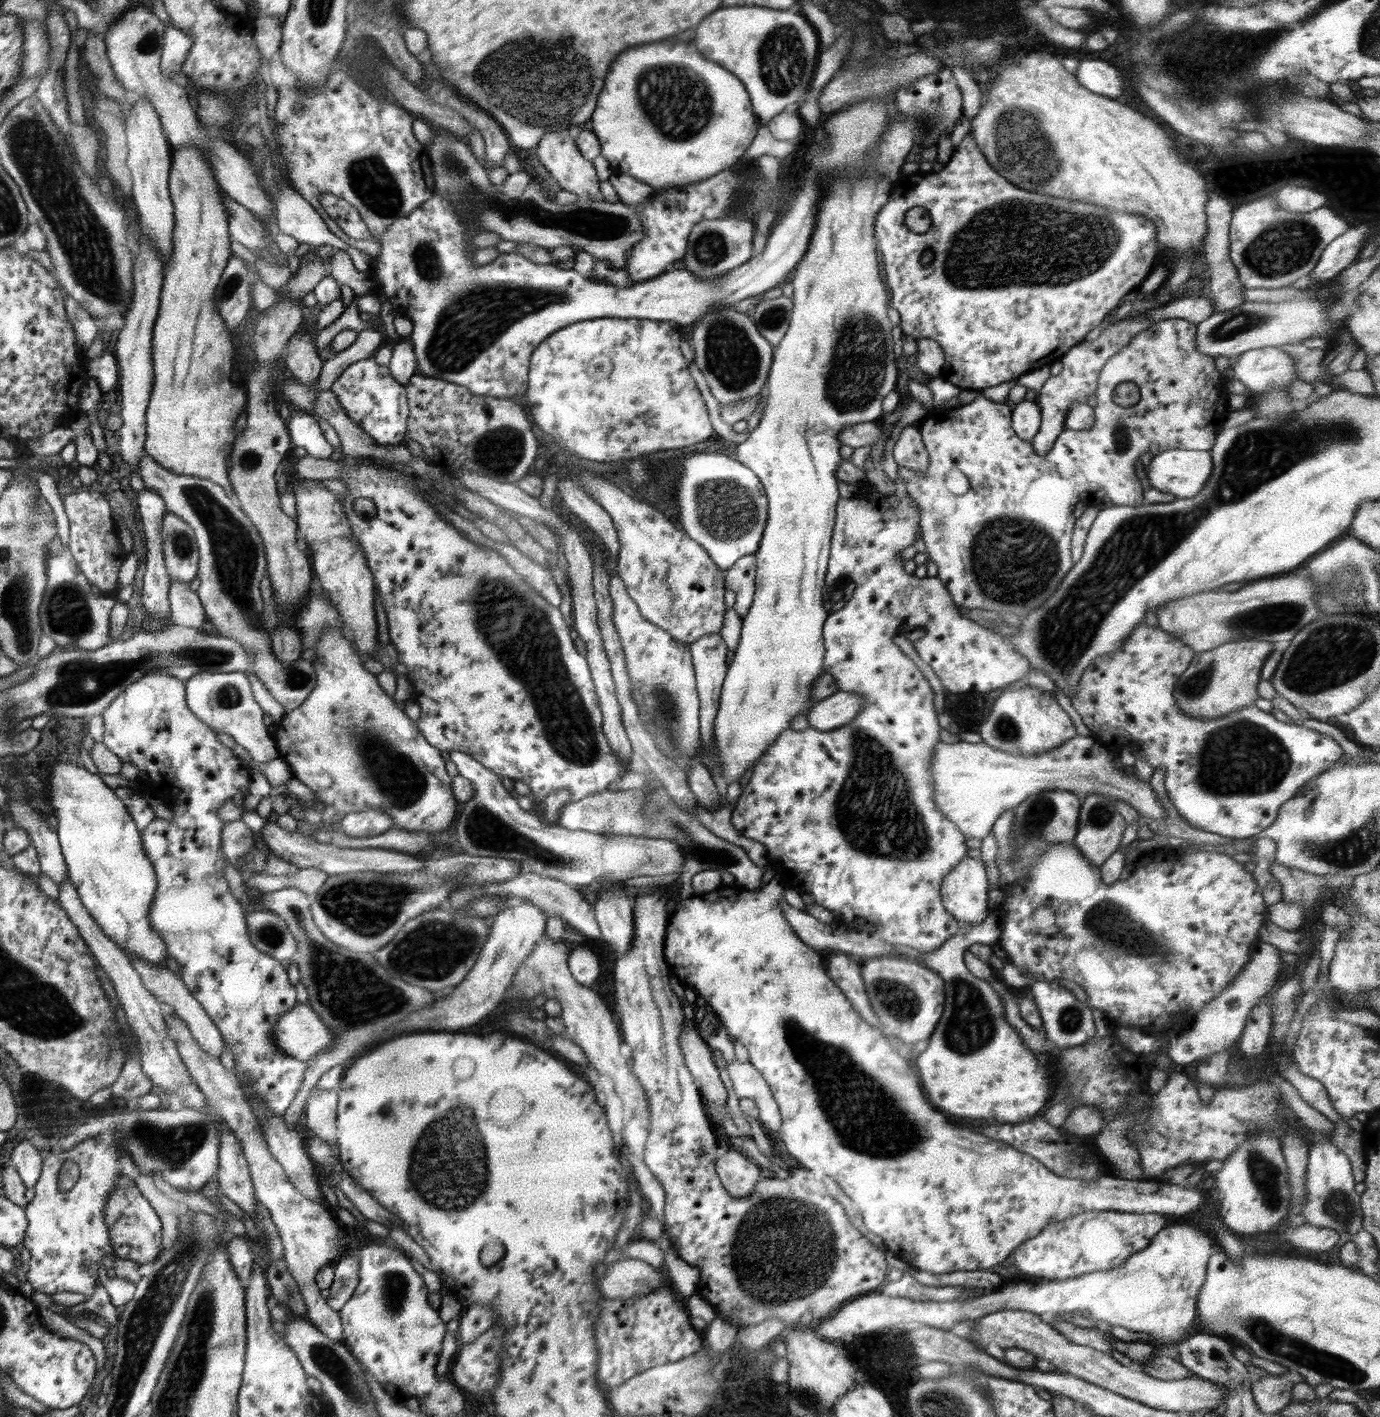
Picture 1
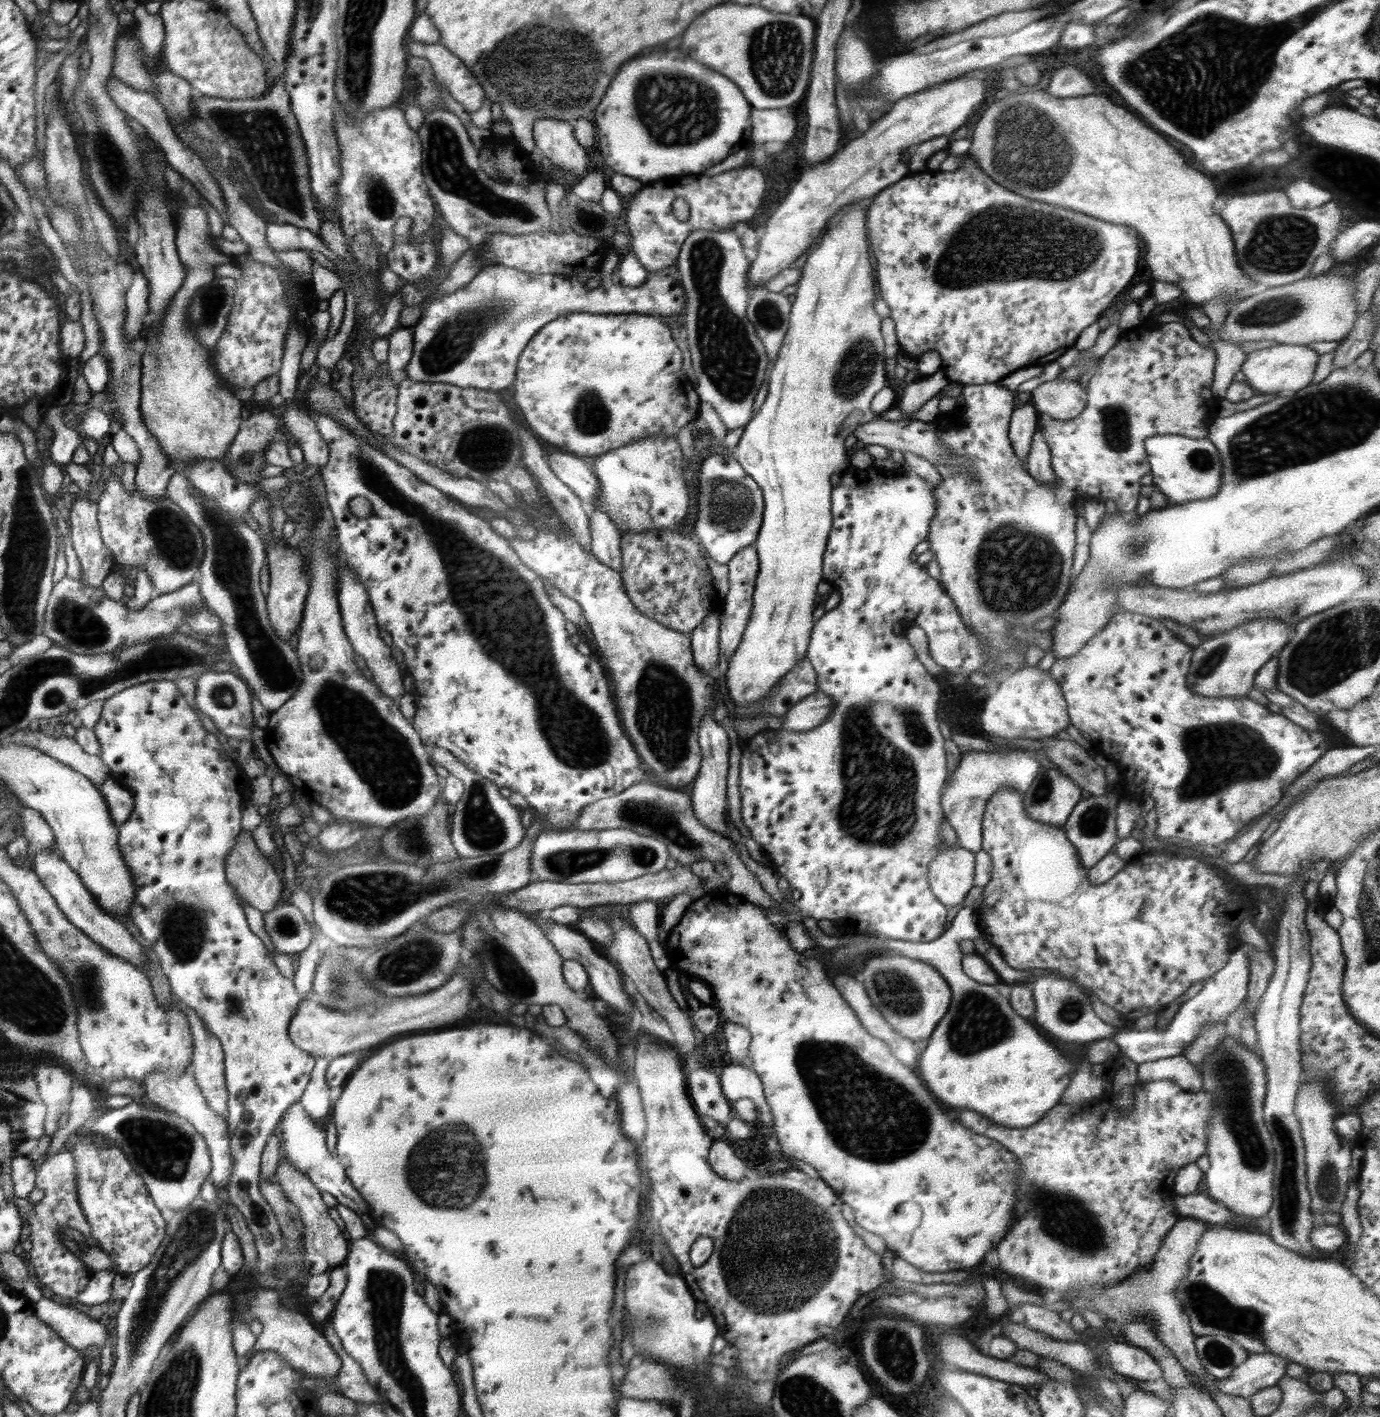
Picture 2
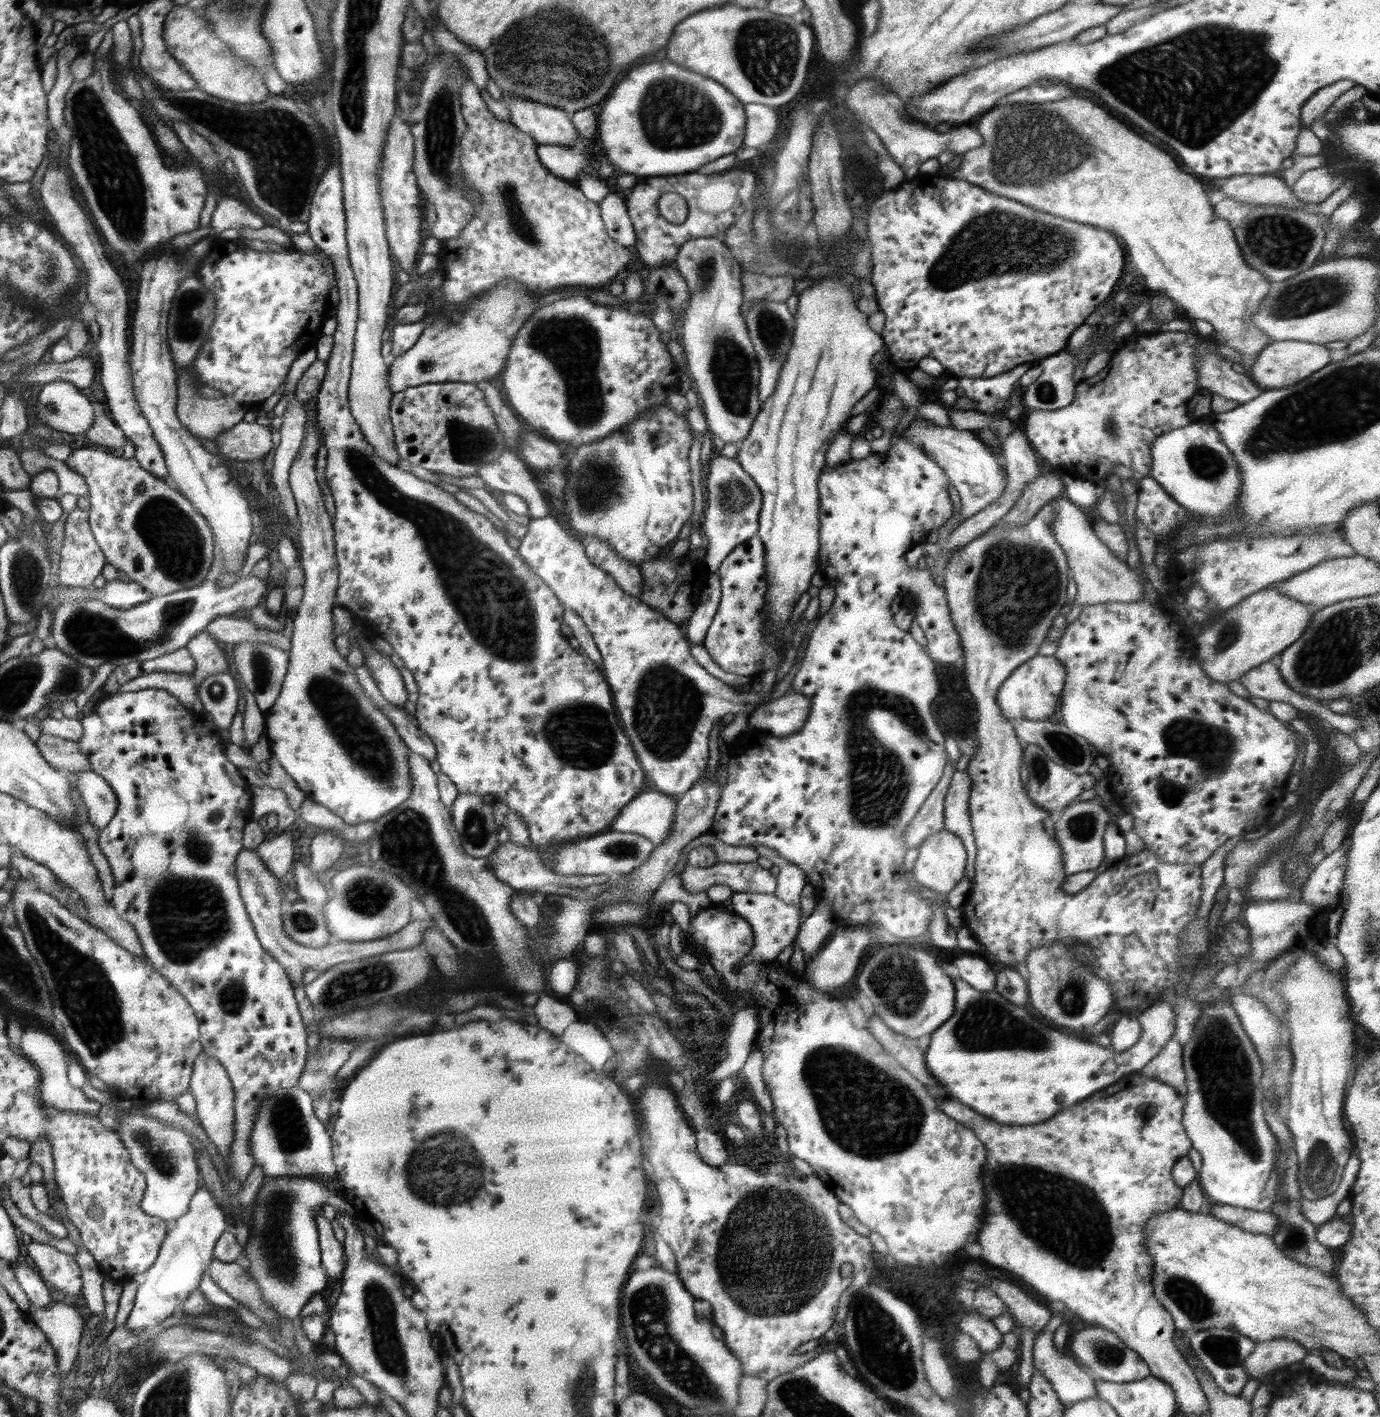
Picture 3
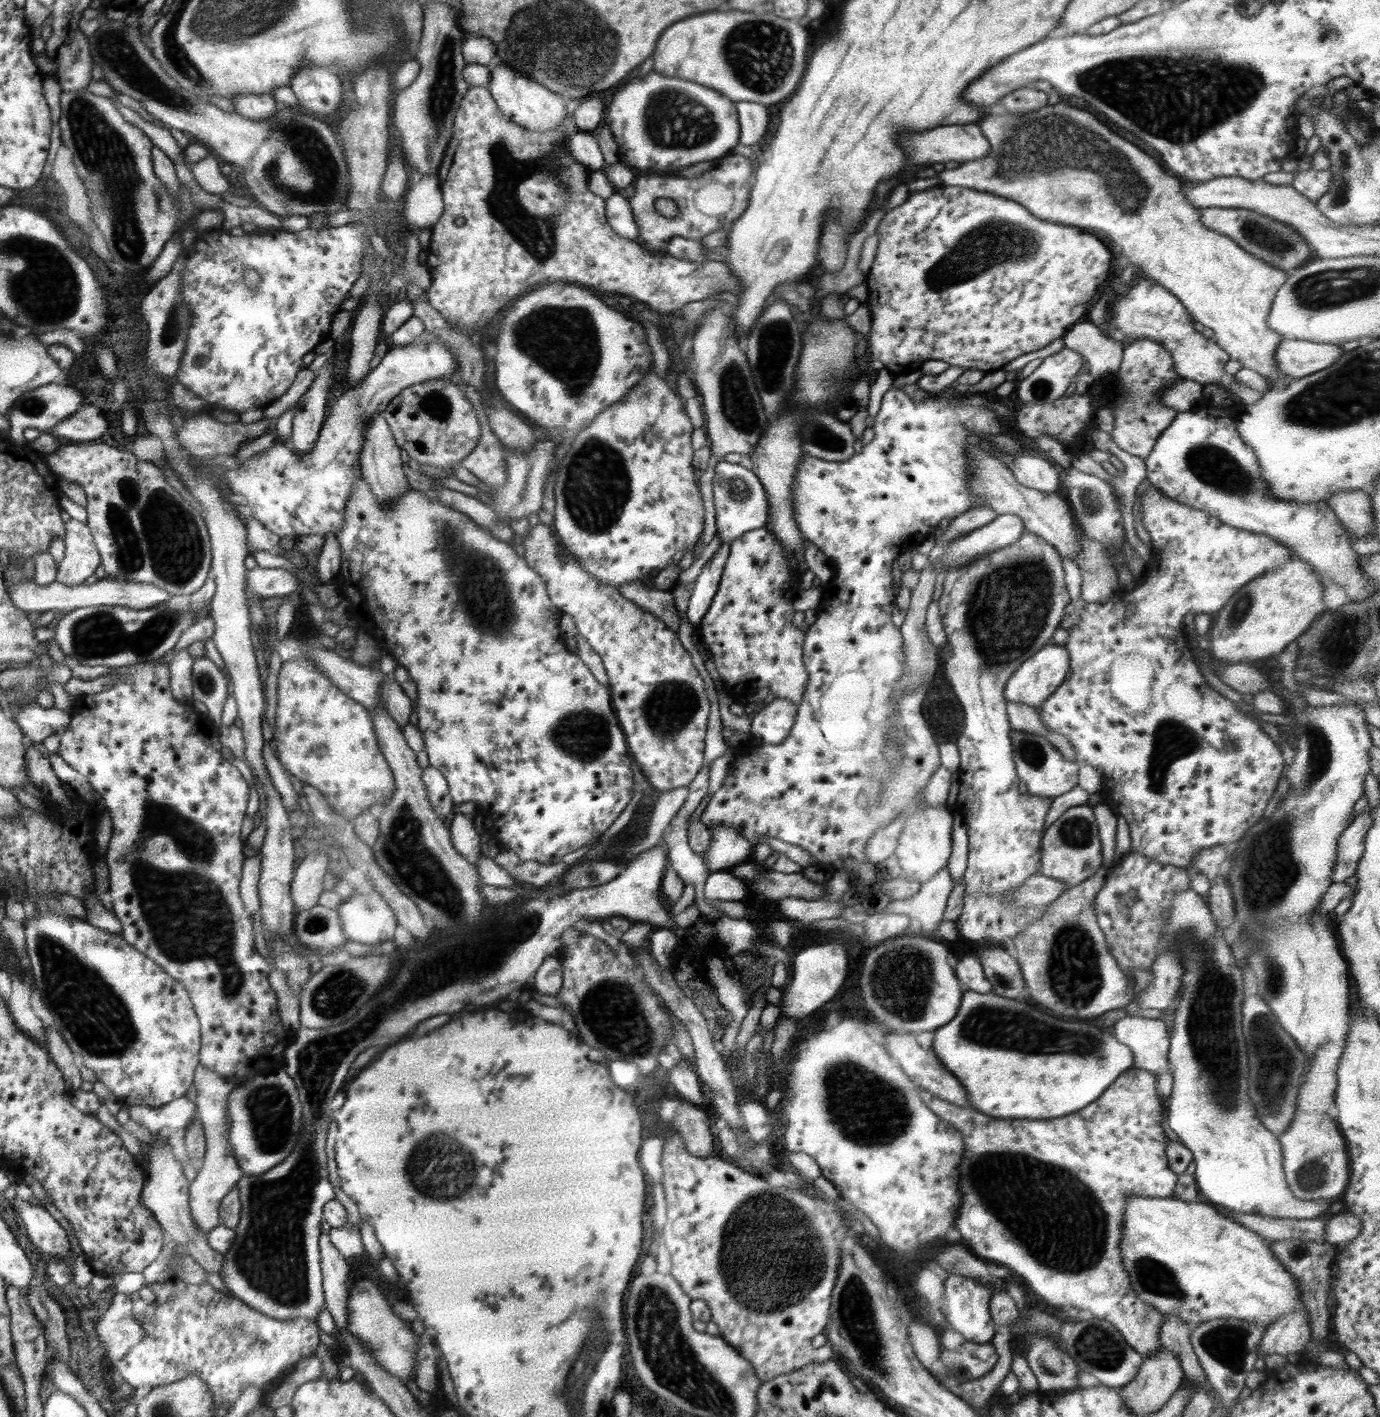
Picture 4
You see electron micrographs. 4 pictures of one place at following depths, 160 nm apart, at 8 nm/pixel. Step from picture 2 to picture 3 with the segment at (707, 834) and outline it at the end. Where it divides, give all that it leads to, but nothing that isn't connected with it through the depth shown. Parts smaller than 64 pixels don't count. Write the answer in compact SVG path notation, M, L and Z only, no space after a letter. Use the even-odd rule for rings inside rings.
M658 790L641 792L615 816L612 830L645 836L658 846L671 833L676 803L674 797Z

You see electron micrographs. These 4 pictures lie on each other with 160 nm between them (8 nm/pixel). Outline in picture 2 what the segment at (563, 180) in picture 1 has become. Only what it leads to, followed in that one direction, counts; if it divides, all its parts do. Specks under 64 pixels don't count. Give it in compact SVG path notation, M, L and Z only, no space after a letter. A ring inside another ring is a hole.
M539 118L534 122L533 137L549 165L579 177L588 172L588 164L592 161L590 152L574 138L573 127L574 124L566 120Z

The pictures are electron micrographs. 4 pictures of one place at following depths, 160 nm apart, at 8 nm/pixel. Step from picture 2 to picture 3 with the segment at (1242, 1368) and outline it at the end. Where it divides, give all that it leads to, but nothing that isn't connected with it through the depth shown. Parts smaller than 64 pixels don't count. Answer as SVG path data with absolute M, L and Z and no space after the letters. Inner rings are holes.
M1274 1338L1256 1343L1244 1361L1244 1370L1250 1379L1262 1382L1265 1376L1275 1371L1287 1369L1292 1363L1301 1363L1308 1354L1308 1350L1291 1338Z

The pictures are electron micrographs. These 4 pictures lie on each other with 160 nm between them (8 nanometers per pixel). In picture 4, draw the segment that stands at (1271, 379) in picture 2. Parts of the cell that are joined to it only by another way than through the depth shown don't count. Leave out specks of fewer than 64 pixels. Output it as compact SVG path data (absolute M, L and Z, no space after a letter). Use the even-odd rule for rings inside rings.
M1283 338L1276 347L1275 359L1279 370L1291 380L1328 368L1343 352L1339 345Z

